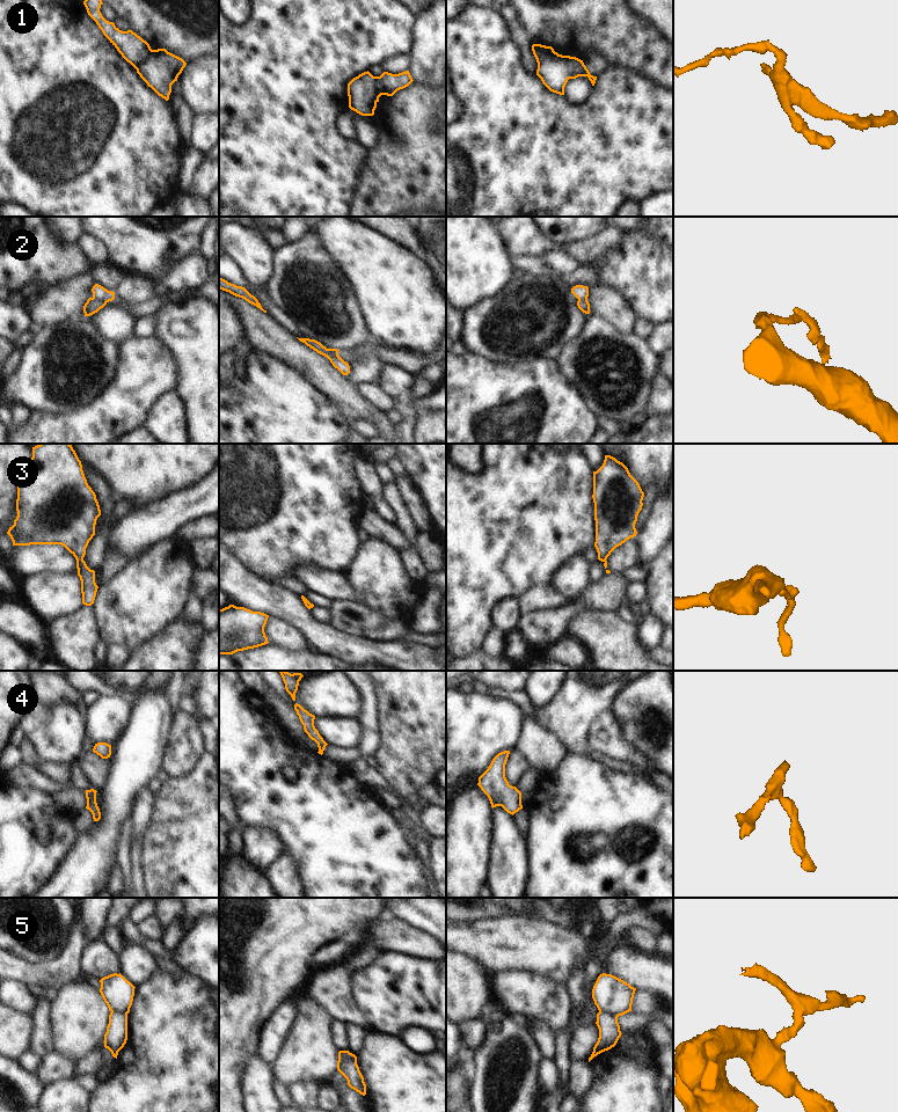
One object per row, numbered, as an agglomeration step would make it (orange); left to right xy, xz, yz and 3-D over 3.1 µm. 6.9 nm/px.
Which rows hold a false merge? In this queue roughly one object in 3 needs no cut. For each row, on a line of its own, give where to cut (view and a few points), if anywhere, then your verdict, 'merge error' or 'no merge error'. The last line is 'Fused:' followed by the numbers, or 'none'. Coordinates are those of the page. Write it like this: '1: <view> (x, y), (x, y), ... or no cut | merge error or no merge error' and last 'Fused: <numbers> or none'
1: yz (532, 49), (537, 48), (557, 55) | merge error
2: xy (93, 295), (106, 302) | merge error
3: no cut | no merge error
4: no cut | no merge error
5: yz (599, 1010), (617, 1017) | merge error
Fused: 1, 2, 5

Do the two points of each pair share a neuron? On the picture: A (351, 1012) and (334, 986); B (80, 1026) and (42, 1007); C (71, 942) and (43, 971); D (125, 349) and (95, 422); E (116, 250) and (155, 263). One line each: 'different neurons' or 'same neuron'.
A: same neuron
B: different neurons
C: same neuron
D: same neuron
E: same neuron

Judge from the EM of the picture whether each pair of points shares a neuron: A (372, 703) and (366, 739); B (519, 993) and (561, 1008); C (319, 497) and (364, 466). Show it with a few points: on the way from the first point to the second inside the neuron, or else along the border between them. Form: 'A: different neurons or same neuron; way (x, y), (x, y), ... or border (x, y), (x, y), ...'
A: same neuron; way (369, 712), (369, 730)
B: same neuron; way (530, 994), (550, 1001)
C: different neurons; border (363, 455), (355, 462), (353, 473), (364, 492)

